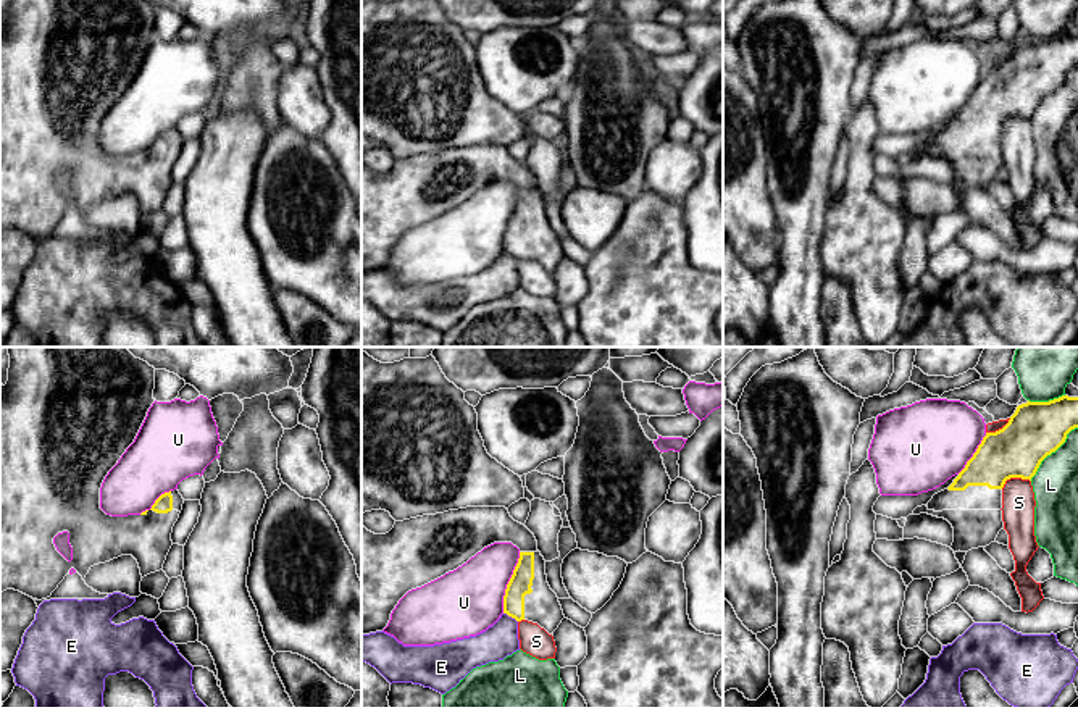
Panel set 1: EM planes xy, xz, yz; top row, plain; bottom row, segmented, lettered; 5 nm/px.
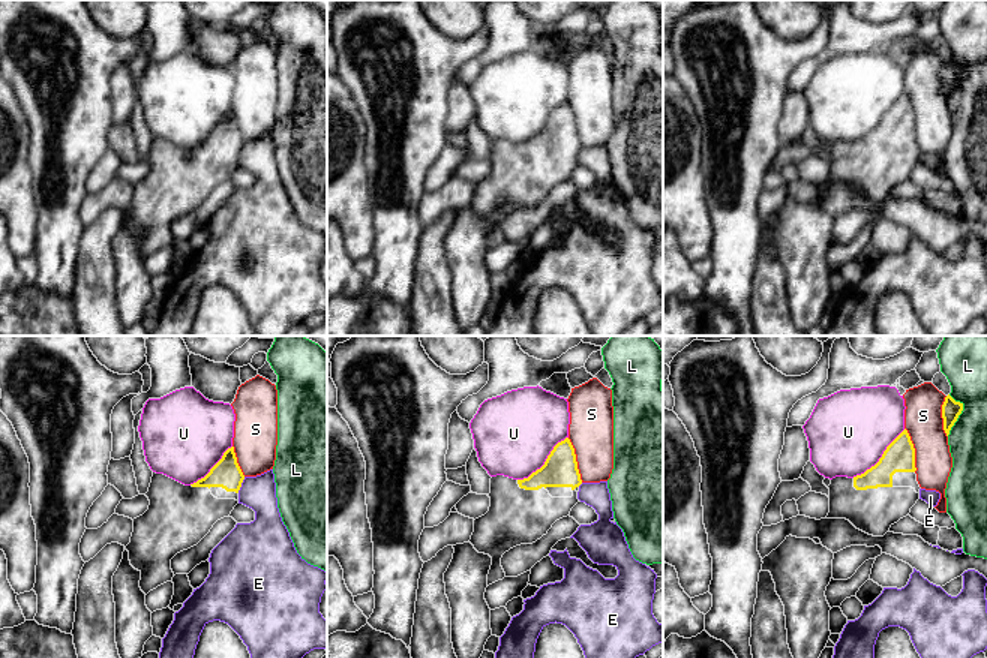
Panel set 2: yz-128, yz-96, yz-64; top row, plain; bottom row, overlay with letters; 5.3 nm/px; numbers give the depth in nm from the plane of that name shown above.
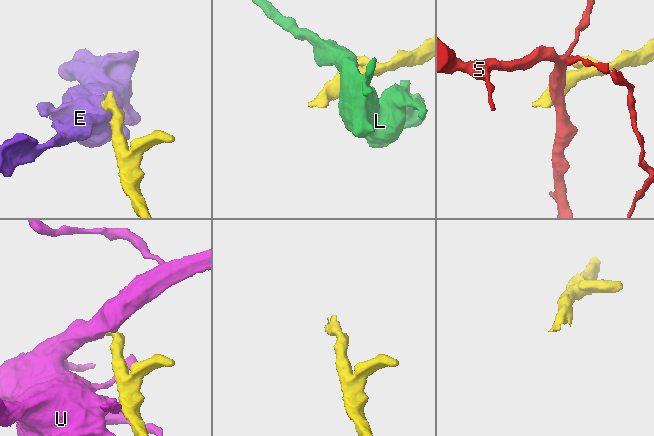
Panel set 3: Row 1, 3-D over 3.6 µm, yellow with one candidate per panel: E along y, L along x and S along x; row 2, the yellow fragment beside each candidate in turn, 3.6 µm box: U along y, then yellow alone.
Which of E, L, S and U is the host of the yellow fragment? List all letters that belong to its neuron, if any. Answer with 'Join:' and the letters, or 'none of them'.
Join: none of them

